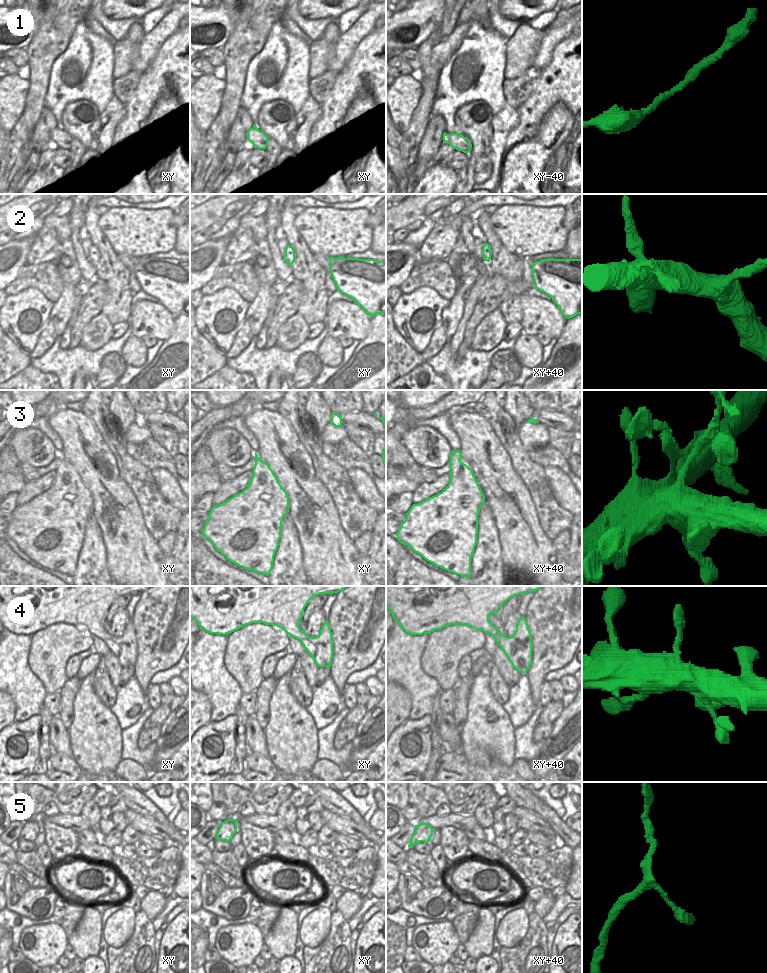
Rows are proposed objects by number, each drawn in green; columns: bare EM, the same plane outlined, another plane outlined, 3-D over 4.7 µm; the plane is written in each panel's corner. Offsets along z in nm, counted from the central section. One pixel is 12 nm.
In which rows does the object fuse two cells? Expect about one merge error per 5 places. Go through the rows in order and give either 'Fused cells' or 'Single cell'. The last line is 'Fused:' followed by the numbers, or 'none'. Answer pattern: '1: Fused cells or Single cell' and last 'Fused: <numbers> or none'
1: Single cell
2: Single cell
3: Fused cells
4: Single cell
5: Single cell
Fused: 3

